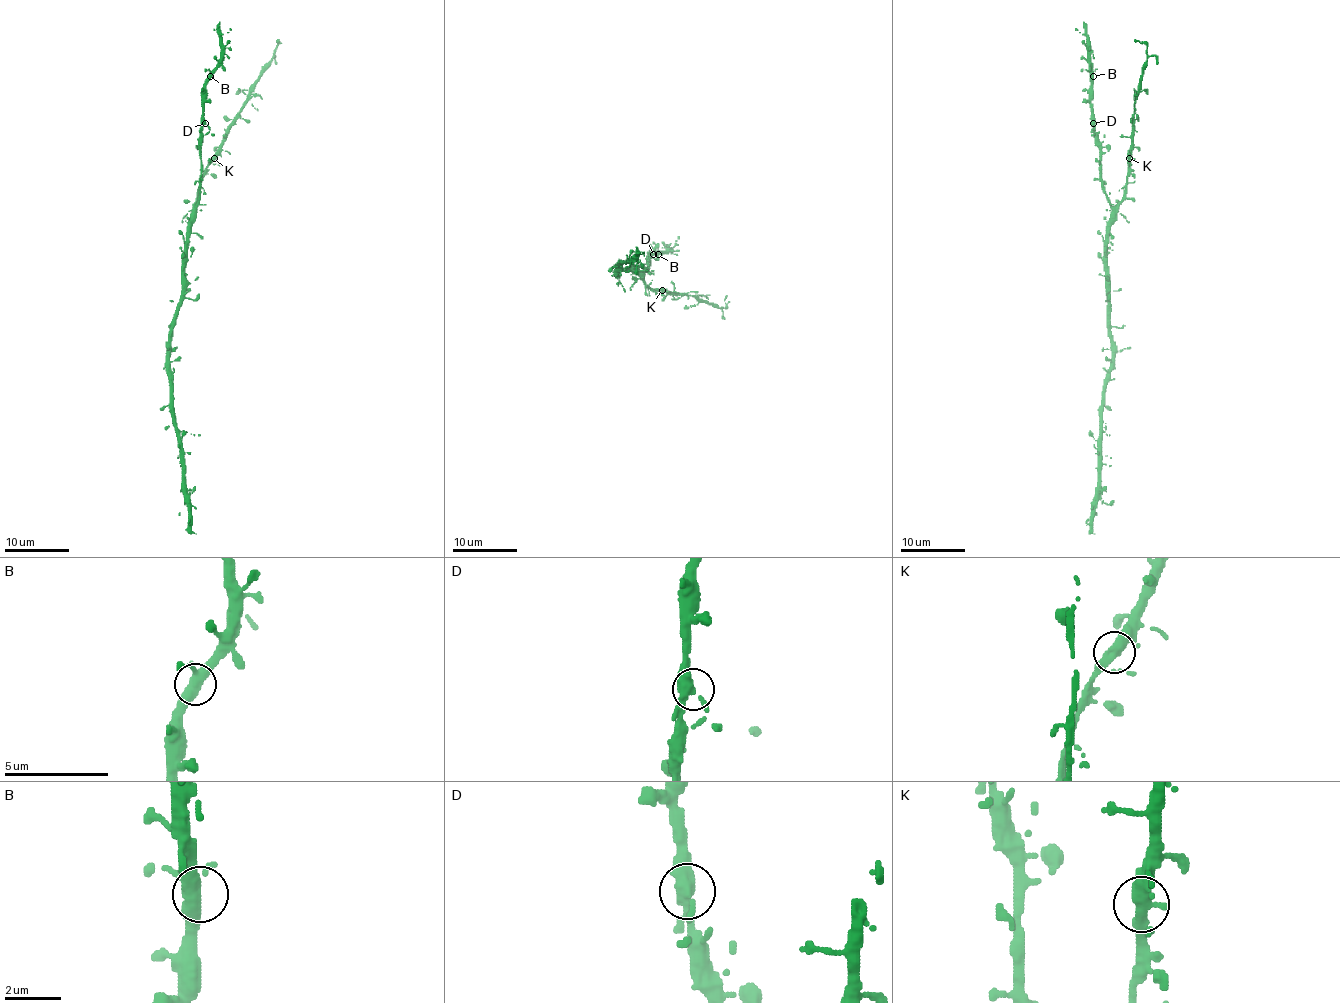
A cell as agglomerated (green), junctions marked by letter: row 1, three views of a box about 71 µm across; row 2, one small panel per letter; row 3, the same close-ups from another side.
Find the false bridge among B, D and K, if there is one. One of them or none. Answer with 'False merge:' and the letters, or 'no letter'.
False merge: no letter

